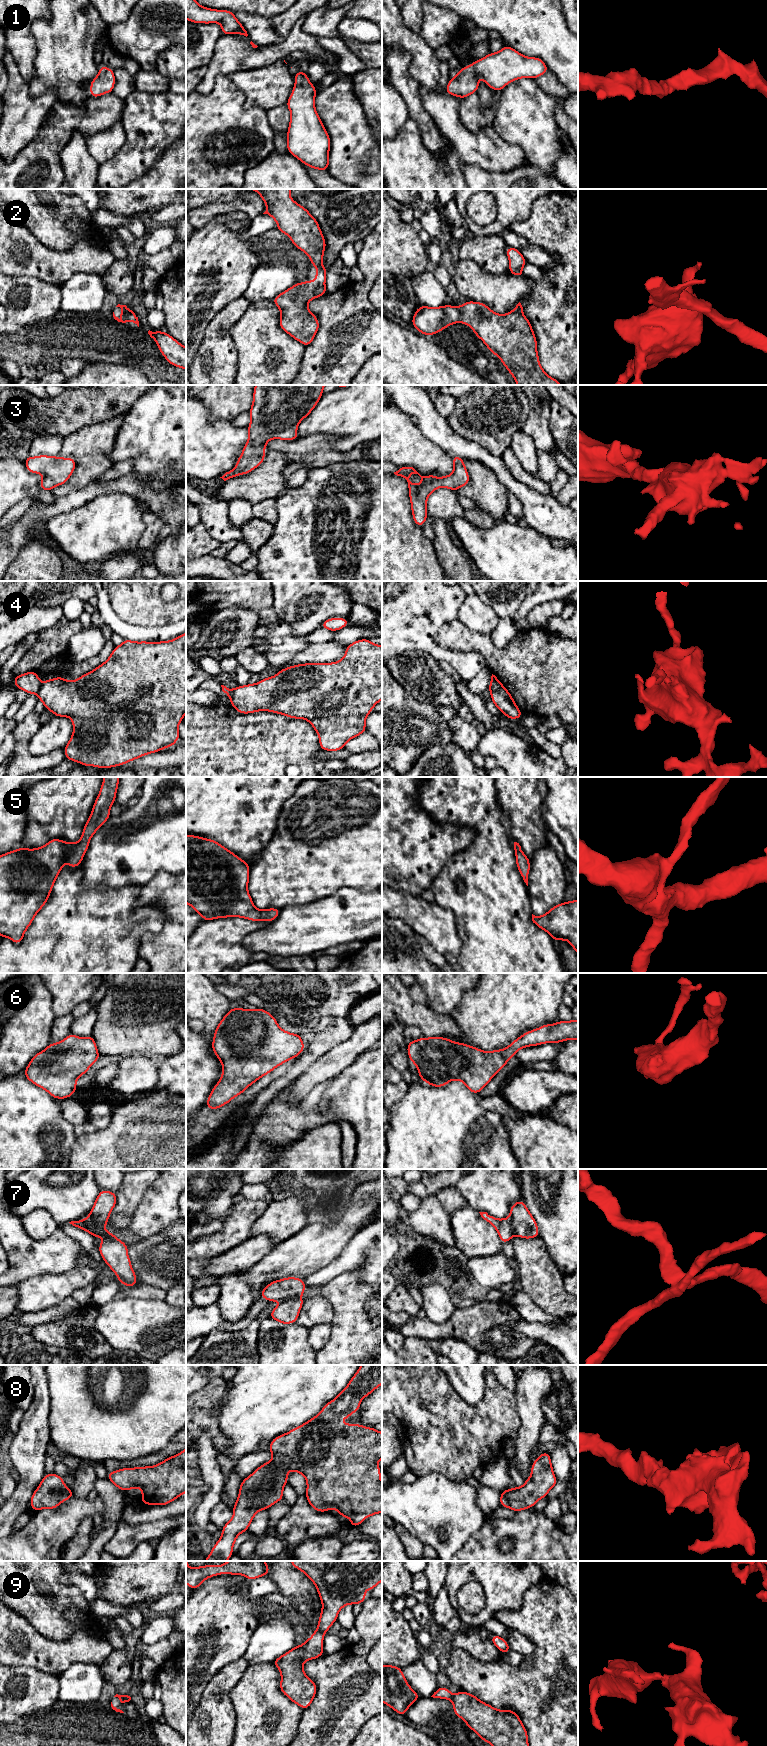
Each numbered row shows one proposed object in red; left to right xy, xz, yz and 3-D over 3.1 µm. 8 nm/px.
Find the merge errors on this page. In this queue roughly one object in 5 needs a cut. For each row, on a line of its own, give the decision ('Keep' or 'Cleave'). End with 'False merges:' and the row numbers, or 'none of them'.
1: Keep
2: Keep
3: Keep
4: Cleave
5: Keep
6: Keep
7: Cleave
8: Keep
9: Cleave
False merges: 4, 7, 9

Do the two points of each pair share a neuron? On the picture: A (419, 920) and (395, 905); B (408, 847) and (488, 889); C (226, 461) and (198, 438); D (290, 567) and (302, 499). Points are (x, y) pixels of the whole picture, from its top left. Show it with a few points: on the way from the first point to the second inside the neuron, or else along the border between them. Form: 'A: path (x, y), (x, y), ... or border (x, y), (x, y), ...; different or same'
A: path (413, 914), (405, 906), (401, 905); same
B: border (461, 850), (454, 853), (446, 861), (430, 885); different
C: path (219, 454), (213, 448), (205, 445); same
D: path (294, 550), (294, 516); same

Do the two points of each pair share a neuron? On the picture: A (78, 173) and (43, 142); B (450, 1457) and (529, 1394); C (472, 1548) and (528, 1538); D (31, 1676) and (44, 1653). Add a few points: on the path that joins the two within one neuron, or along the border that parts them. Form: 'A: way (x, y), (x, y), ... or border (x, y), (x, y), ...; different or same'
A: border (71, 136), (59, 155), (64, 178); different
B: border (514, 1392), (520, 1426); different
C: way (486, 1541), (496, 1531), (514, 1531); same
D: border (13, 1665), (29, 1665), (58, 1676); different

